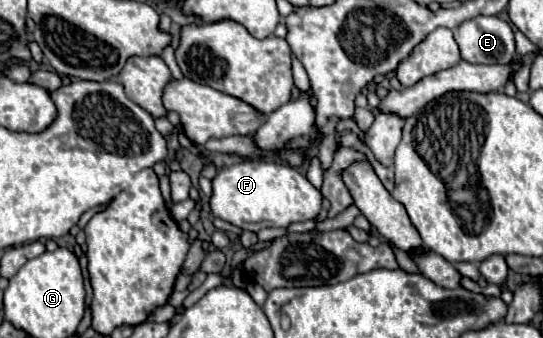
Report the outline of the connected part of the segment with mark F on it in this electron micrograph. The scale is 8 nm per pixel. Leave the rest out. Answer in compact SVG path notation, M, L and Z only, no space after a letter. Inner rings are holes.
M239 161L229 167L221 167L211 185L211 213L239 229L253 233L265 227L285 227L295 221L315 219L321 211L321 191L317 191L305 175L285 163Z

